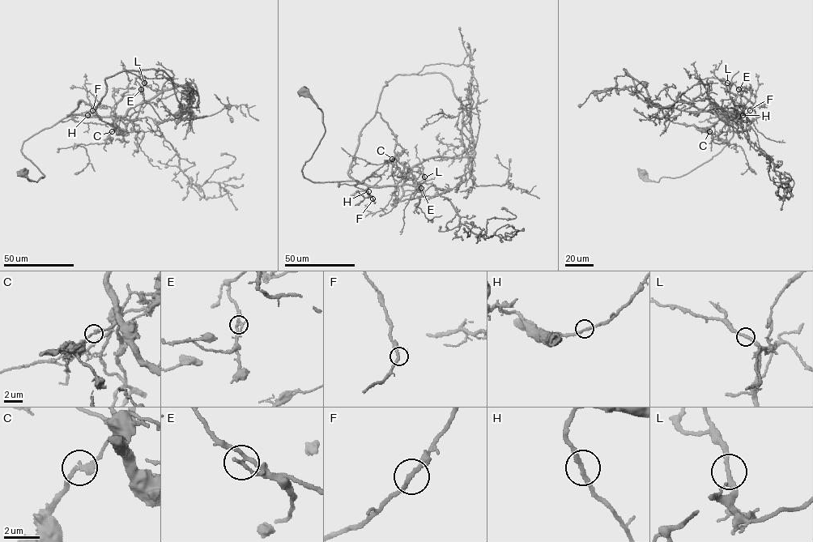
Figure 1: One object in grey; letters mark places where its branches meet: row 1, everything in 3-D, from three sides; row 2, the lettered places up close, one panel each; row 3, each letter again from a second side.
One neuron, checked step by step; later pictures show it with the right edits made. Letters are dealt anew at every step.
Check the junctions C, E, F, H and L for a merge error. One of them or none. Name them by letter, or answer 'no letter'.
E

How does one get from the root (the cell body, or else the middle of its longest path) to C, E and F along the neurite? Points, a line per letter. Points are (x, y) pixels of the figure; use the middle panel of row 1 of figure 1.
C: (303, 89), (321, 110), (325, 130), (302, 169), (304, 177), (351, 181), (353, 156), (376, 164), (392, 159)
E: (303, 89), (321, 110), (325, 130), (302, 169), (304, 177), (376, 186), (415, 185), (423, 178), (421, 188)
F: (303, 89), (321, 110), (325, 131), (312, 155), (305, 163), (303, 176), (313, 181), (363, 182), (372, 198)

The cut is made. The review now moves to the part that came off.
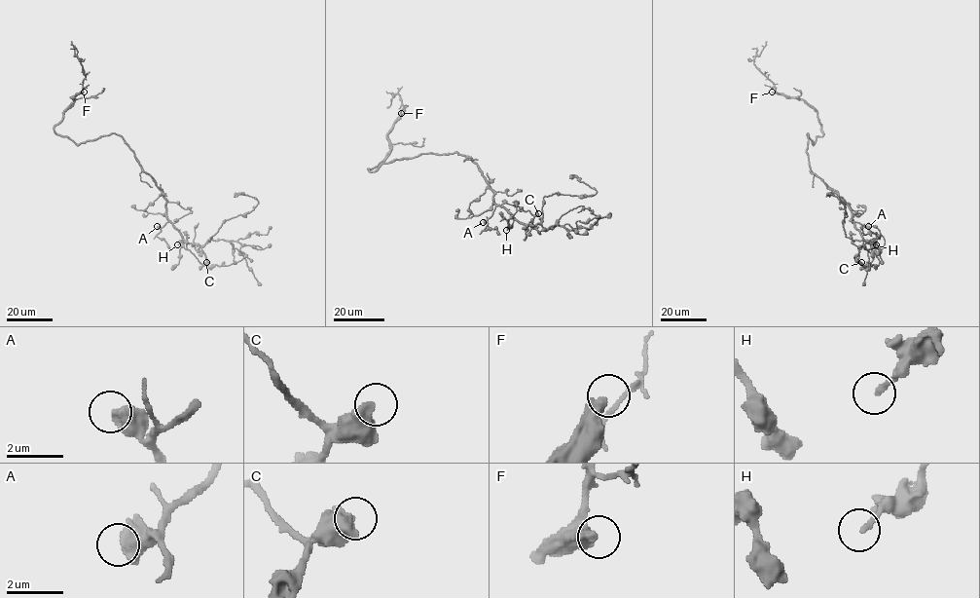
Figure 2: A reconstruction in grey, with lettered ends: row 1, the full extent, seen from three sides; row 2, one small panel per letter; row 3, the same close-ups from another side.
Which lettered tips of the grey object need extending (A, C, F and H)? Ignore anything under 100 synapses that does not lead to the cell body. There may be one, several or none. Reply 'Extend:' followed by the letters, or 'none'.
Extend: F

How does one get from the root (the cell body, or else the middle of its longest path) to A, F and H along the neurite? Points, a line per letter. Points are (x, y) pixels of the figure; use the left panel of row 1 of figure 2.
A: (140, 165), (166, 201), (168, 221), (162, 227), (157, 226)
F: (140, 165), (126, 140), (114, 133), (77, 144), (54, 131), (62, 112), (73, 102), (71, 96), (84, 92)
H: (140, 165), (166, 201), (165, 218), (184, 242), (177, 244)

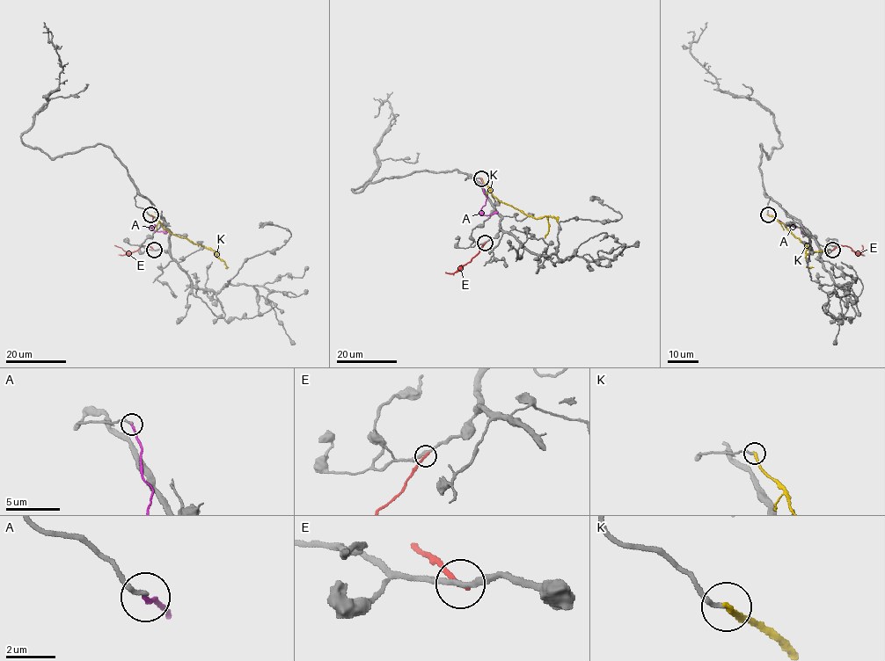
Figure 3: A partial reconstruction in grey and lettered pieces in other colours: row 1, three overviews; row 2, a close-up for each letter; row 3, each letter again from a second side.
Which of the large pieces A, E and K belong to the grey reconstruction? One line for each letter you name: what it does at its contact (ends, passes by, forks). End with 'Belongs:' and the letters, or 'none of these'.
A: it ends
Belongs: A

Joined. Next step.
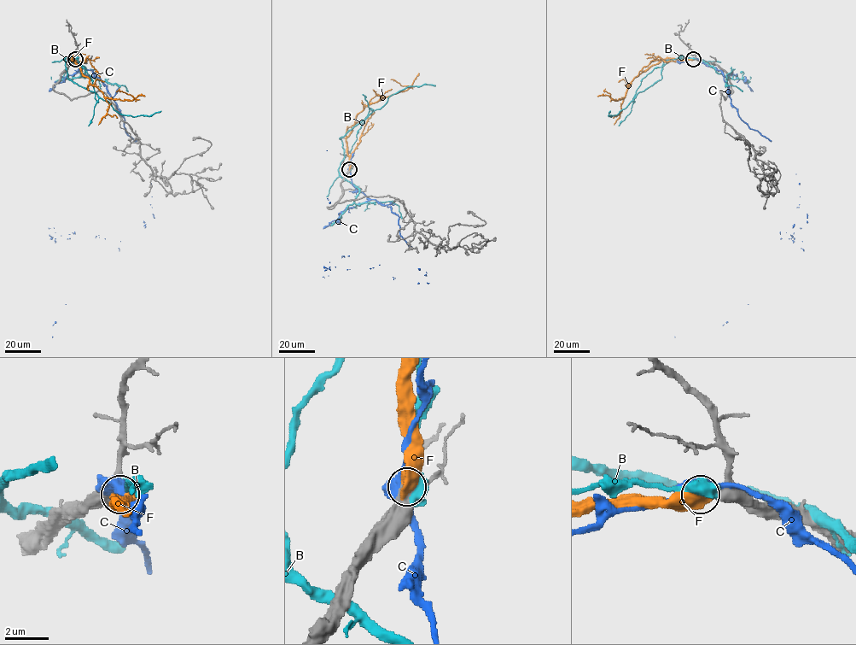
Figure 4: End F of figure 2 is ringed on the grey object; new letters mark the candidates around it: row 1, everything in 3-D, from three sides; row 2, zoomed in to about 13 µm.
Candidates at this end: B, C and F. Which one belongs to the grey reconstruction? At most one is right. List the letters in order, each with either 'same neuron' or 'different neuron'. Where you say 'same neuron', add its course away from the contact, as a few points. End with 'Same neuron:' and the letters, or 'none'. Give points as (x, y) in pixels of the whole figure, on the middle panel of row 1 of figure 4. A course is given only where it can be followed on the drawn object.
B: different neuron
C: different neuron
F: same neuron | via (349, 169), (346, 137), (357, 115), (364, 105), (408, 88), (391, 79)
Same neuron: F

